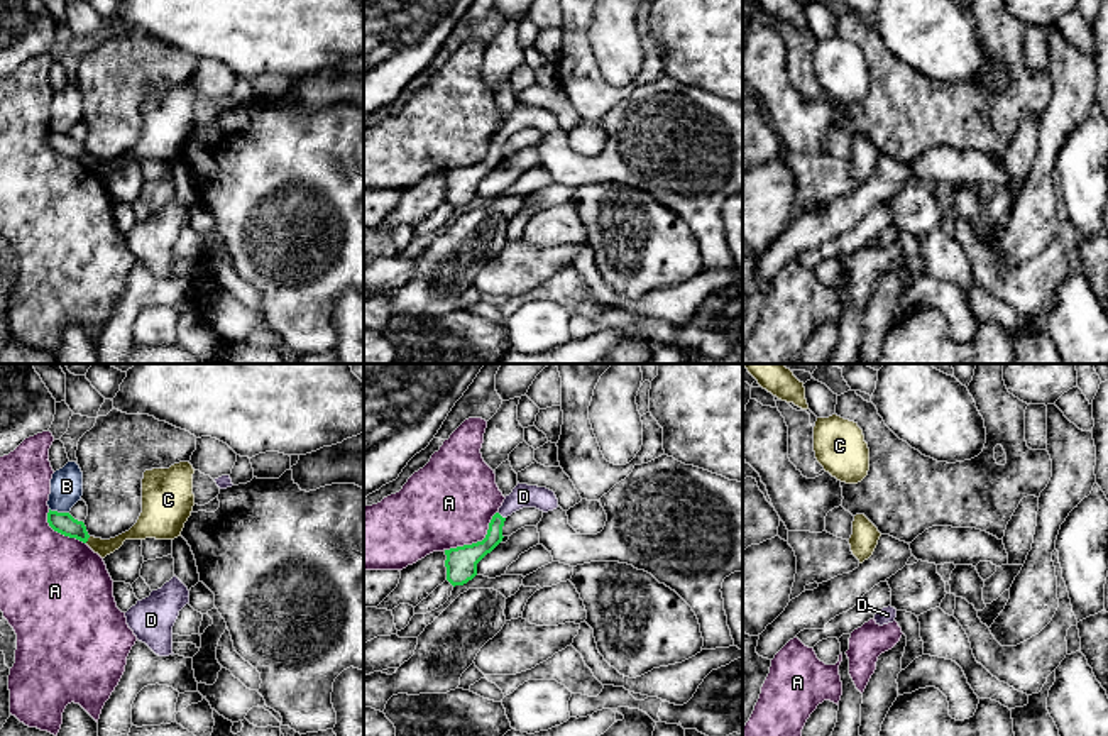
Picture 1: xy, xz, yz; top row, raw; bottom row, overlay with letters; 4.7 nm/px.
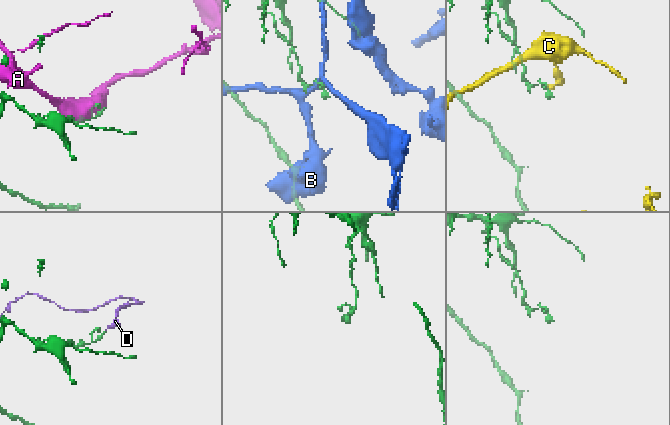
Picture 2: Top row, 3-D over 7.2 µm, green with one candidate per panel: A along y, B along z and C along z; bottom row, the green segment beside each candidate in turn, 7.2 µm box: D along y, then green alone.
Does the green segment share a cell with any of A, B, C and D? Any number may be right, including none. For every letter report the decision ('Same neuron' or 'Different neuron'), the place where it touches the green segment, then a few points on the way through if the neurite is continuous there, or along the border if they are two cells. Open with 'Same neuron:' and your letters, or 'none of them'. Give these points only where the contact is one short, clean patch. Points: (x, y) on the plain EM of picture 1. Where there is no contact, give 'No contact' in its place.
Same neuron: D
A: Different neuron. Touches green at xz (477, 163)
B: Different neuron. Touches green at xy (60, 134)
C: Different neuron. Touches green at xy (87, 161)
D: Same neuron. Touches green at xz (499, 136). Path across: xz (469, 176), (494, 156), (499, 136), (523, 117)

